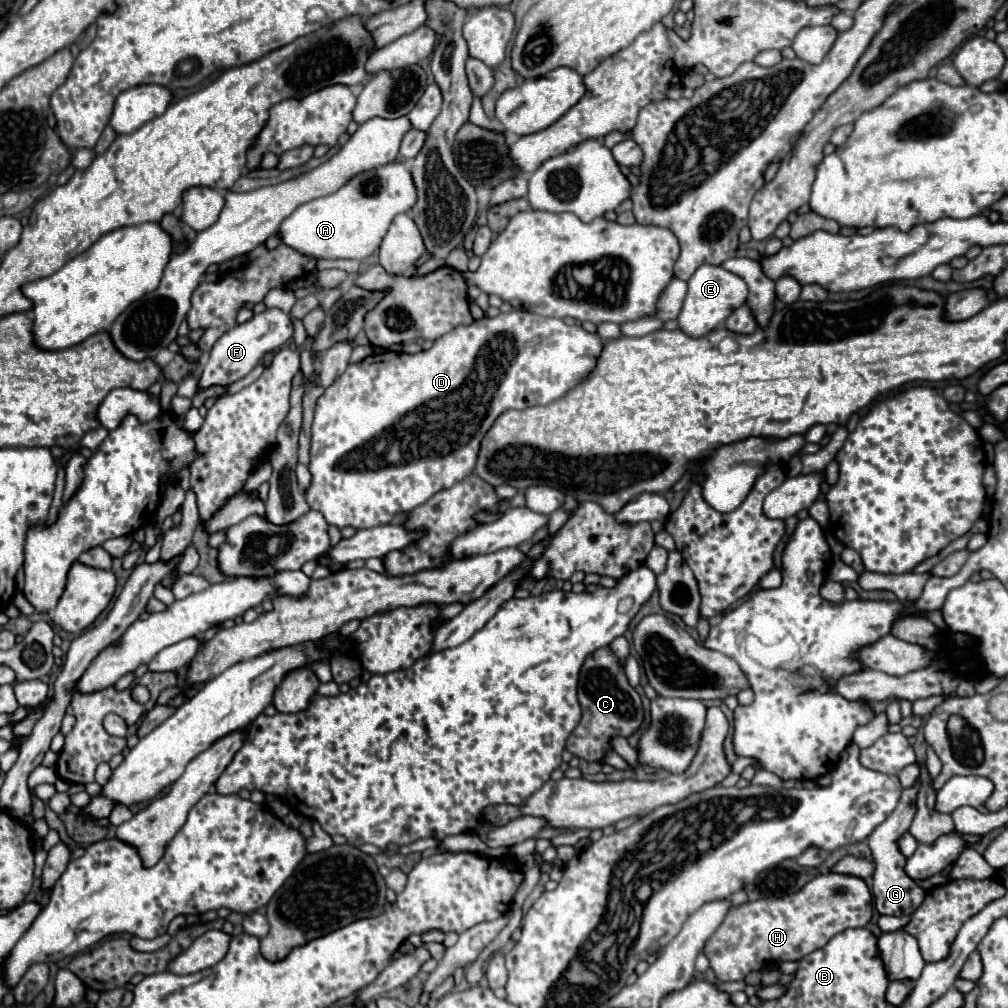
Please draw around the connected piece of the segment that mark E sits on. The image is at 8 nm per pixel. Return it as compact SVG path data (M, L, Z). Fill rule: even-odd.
M708 263L700 265L694 271L694 275L688 279L688 293L684 299L684 307L678 315L680 329L690 337L704 337L712 329L720 327L734 309L744 305L746 297L748 297L748 287L742 277L726 271L724 267L716 267Z

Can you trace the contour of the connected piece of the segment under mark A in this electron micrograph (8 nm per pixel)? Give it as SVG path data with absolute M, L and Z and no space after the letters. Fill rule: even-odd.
M388 163L374 171L362 171L336 193L312 199L288 215L276 237L294 251L314 259L366 259L378 247L388 225L398 213L406 213L416 203L416 187L404 163Z

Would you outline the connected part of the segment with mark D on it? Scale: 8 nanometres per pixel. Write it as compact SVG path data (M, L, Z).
M514 309L508 313L500 313L498 317L484 317L480 321L474 321L472 325L460 325L454 331L440 337L438 341L434 341L434 345L428 351L420 351L416 355L380 351L380 353L372 353L360 363L348 365L346 371L330 387L326 387L324 395L320 395L316 401L314 423L312 423L312 443L310 443L310 465L308 465L312 481L310 481L310 487L306 489L308 505L320 511L324 519L328 521L328 525L336 525L338 529L344 529L344 527L368 529L368 527L390 523L396 513L410 513L414 507L424 505L434 493L450 489L454 483L462 481L474 471L480 441L504 411L508 409L520 411L534 405L548 405L564 397L570 389L574 389L578 383L586 381L592 375L596 361L602 353L602 347L604 347L604 341L600 339L600 335L588 333L580 325L566 325L562 319L542 317L536 313Z

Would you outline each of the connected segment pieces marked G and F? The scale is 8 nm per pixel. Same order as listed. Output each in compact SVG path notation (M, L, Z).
M916 783L914 787L910 789L904 789L902 791L902 797L898 801L898 807L890 813L890 817L880 823L872 835L868 837L868 845L872 849L872 857L874 857L874 883L872 883L872 895L874 895L874 909L880 913L880 915L894 915L894 917L902 917L902 915L912 915L920 903L924 901L926 897L926 891L916 885L904 871L904 865L906 865L906 857L900 853L898 849L898 839L908 831L910 823L912 823L912 817L916 813L916 789L918 789L920 783Z
M276 307L266 309L264 313L258 313L258 315L252 315L252 319L248 319L242 325L232 327L216 341L216 345L210 351L208 363L202 367L202 373L198 379L198 389L210 387L210 385L230 385L230 383L242 379L256 367L256 363L264 355L270 355L280 345L284 345L292 337L292 333L294 333L294 329L292 329L290 317Z

